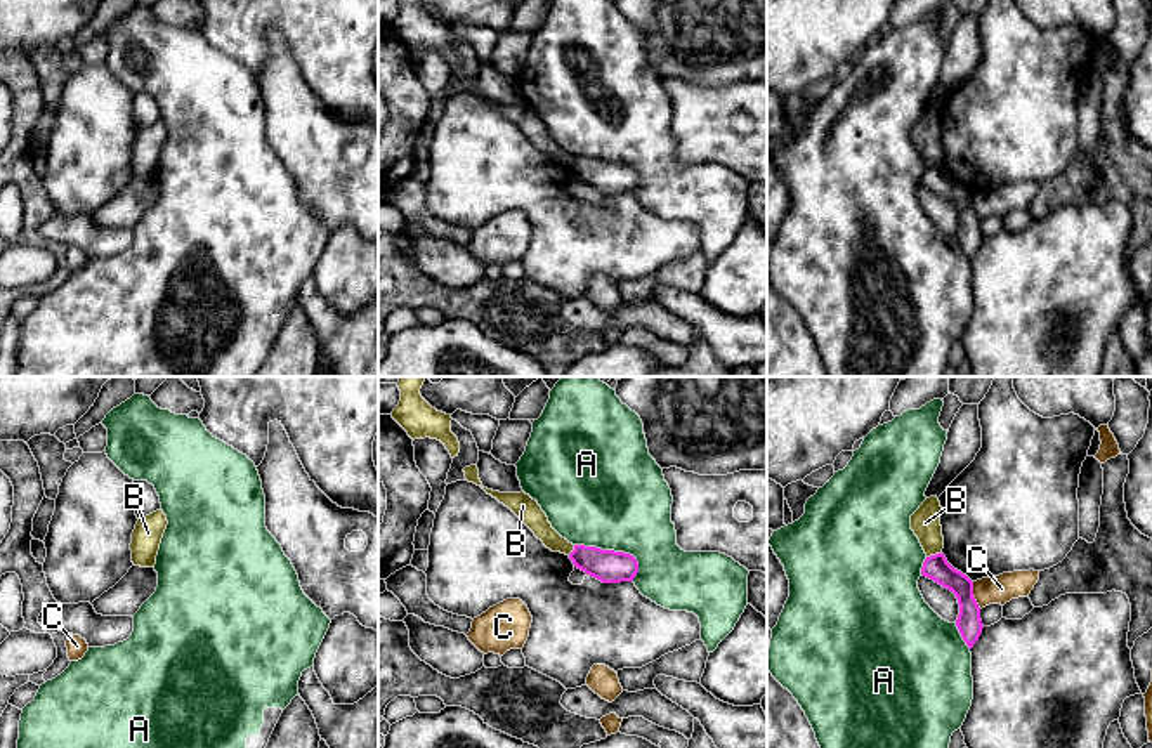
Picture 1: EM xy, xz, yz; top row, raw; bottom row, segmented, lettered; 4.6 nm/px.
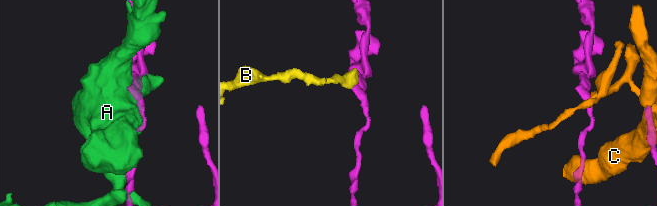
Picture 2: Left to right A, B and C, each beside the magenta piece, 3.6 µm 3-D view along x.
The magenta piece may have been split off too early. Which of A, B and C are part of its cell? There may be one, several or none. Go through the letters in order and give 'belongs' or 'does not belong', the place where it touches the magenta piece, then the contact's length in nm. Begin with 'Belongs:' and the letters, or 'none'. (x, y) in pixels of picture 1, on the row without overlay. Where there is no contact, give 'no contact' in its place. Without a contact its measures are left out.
Belongs: none
A: does not belong; contact xz (611, 162); length 340 nm
B: does not belong; contact yz (936, 165); length 80 nm
C: does not belong; contact yz (972, 207); length 130 nm

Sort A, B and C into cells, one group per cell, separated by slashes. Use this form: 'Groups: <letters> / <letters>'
Groups: A / B / C

